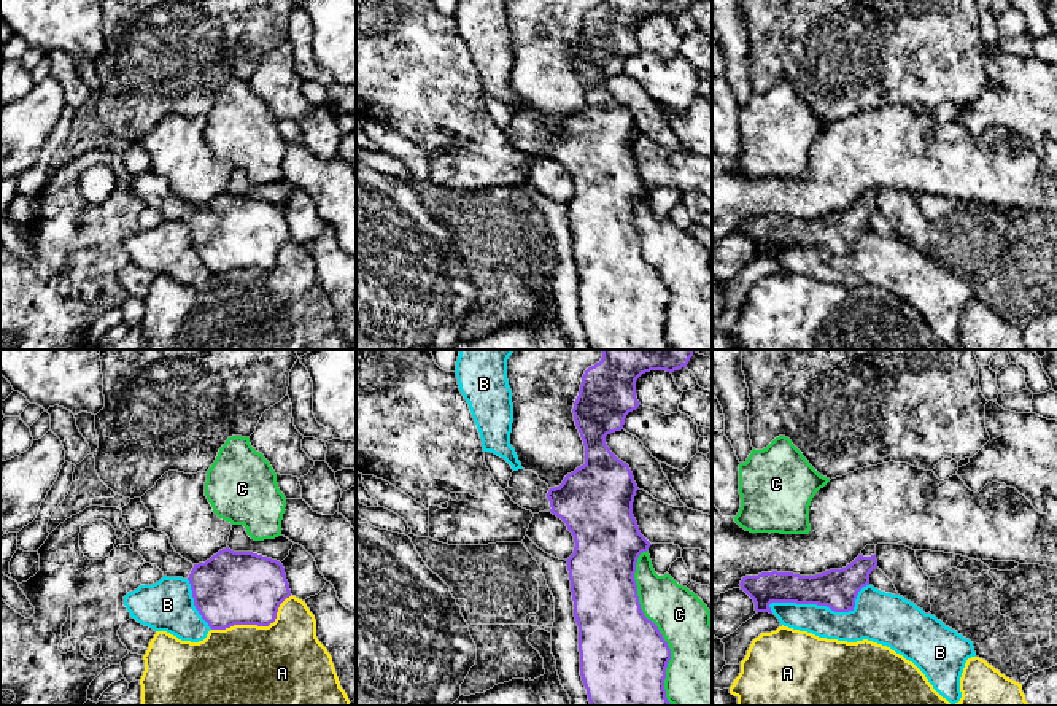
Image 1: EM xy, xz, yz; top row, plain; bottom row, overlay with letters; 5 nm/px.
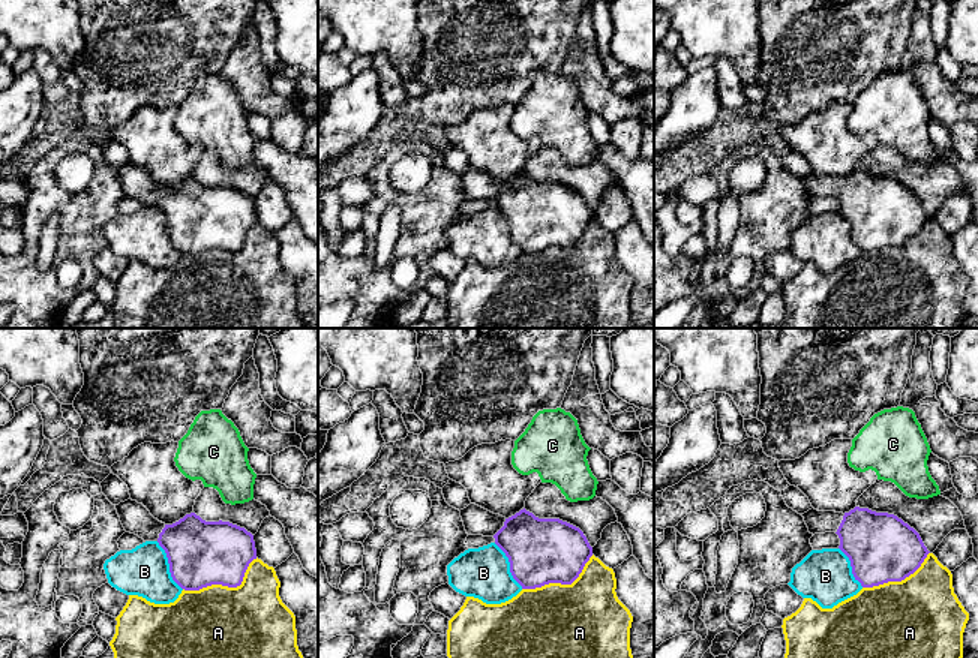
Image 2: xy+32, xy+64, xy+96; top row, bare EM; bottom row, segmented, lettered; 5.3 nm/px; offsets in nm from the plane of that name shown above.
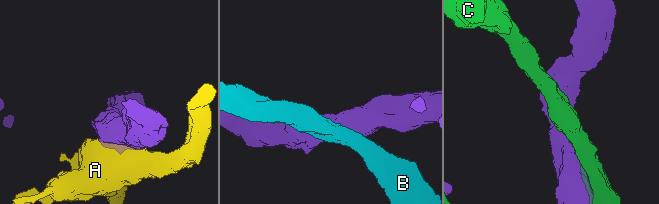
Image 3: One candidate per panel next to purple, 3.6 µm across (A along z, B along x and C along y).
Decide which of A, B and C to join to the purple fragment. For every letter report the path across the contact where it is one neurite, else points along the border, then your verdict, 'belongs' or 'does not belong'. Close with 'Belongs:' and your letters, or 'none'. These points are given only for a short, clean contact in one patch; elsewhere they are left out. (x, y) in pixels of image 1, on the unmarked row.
A: does not belong
B: does not belong
C: does not belong
Belongs: none

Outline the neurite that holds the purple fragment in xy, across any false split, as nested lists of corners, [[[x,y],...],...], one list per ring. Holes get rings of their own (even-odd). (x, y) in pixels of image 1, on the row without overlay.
[[[153,170],[132,176],[132,188],[134,196],[157,210],[164,219],[189,224],[194,250],[211,273],[234,269],[269,270],[275,266],[280,248],[291,240],[283,208],[253,196],[234,196],[226,191],[205,207],[192,208],[175,196],[165,176]]]

